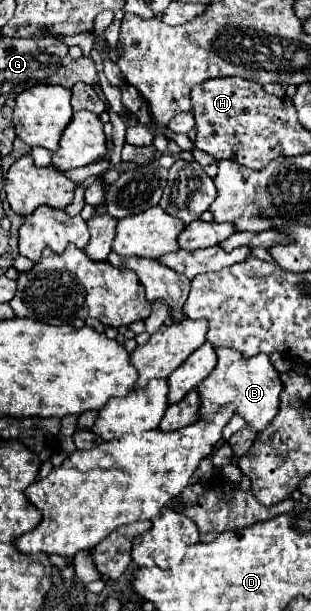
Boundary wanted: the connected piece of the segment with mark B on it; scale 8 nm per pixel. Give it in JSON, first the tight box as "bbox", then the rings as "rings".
{"bbox":[196,348,284,432],"rings":[[[218,348],[216,354],[218,354],[216,368],[196,388],[202,396],[200,416],[202,418],[214,416],[218,408],[232,402],[236,406],[236,414],[240,414],[248,422],[248,426],[252,426],[256,432],[262,432],[280,410],[280,394],[284,390],[280,374],[276,372],[270,358],[264,354],[254,358],[244,358],[240,352],[228,348]]]}

